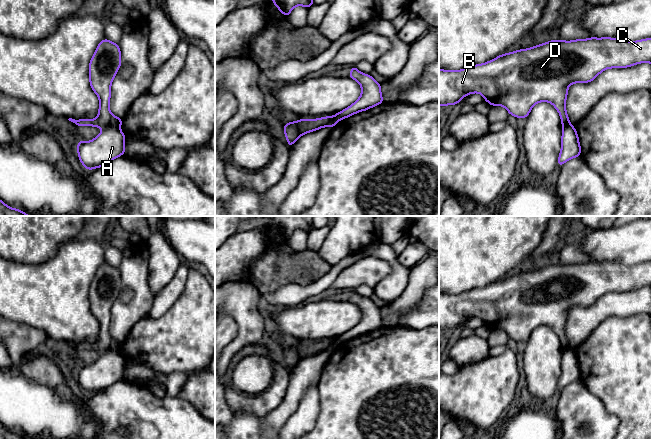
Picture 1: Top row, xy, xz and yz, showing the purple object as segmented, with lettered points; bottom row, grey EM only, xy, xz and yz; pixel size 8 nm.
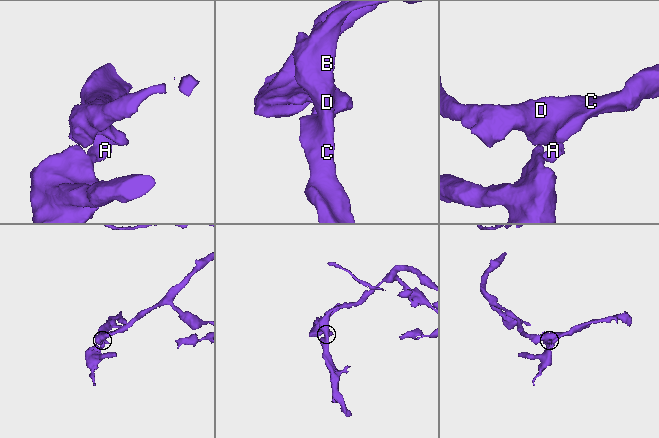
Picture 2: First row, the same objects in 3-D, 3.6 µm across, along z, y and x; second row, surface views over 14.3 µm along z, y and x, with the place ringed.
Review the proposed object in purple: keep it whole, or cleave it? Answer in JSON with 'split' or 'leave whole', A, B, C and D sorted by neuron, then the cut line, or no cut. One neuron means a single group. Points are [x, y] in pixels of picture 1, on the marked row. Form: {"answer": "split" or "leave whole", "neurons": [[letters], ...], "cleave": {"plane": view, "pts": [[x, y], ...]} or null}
{"answer": "split", "neurons": [["A"], ["B", "C", "D"]], "cleave": {"plane": "xy", "pts": [[119, 128], [106, 126], [103, 129]]}}

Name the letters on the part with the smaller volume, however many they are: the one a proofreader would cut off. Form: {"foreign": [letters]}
{"foreign": ["A"]}

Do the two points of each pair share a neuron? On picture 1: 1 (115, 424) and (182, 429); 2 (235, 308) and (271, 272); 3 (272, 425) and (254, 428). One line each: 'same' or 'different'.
1: same
2: different
3: different

